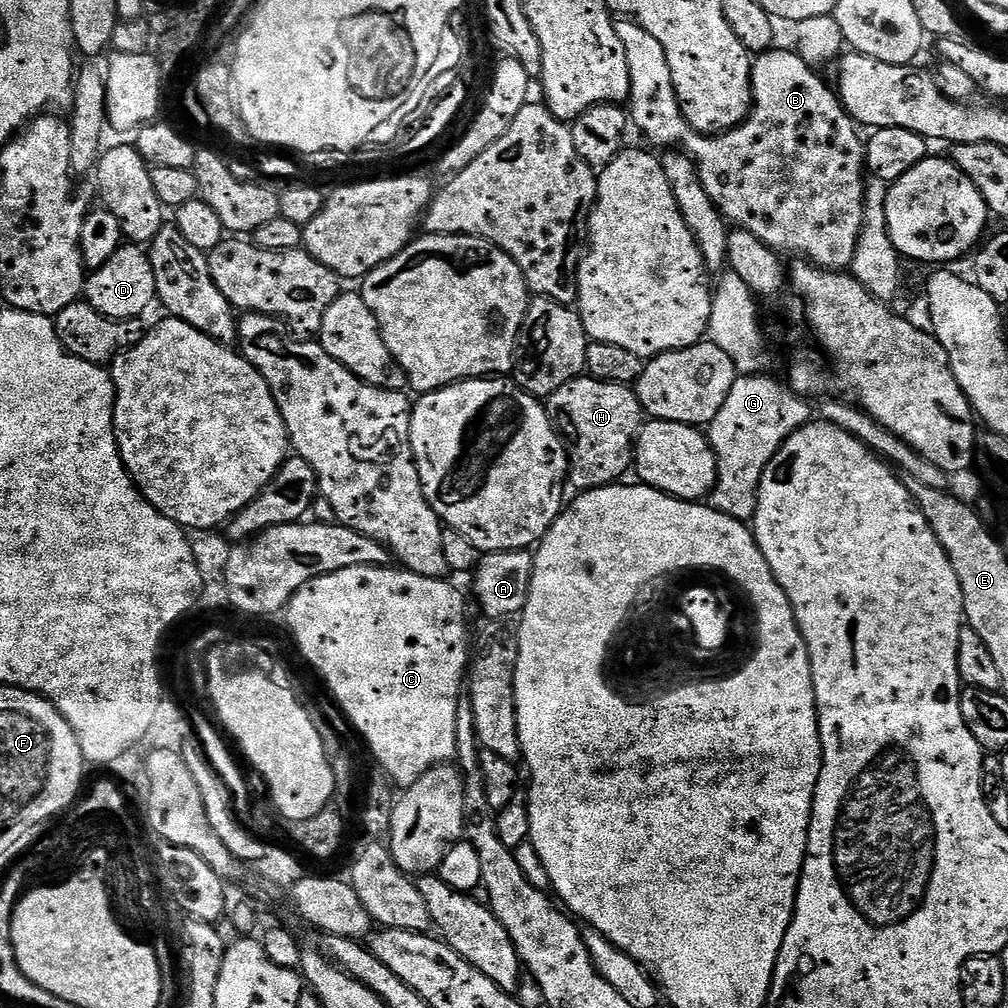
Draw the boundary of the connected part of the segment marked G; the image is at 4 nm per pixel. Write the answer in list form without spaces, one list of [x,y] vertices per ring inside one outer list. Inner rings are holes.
[[[737,375],[730,394],[726,394],[726,402],[722,402],[722,410],[706,428],[716,455],[716,487],[710,493],[710,507],[735,520],[748,522],[756,515],[758,490],[766,466],[786,440],[814,416],[803,395],[770,377]]]

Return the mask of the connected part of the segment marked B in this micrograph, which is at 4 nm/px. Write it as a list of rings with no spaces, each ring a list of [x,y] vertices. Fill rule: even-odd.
[[[620,18],[615,21],[616,33],[622,41],[622,46],[626,50],[626,66],[630,66],[630,94],[626,101],[626,111],[630,117],[630,124],[633,129],[637,128],[656,150],[679,150],[693,160],[696,164],[698,174],[702,178],[702,186],[706,186],[706,194],[718,206],[718,210],[724,215],[729,225],[737,228],[744,228],[754,238],[766,242],[766,246],[777,254],[785,257],[796,256],[797,261],[807,262],[817,268],[825,270],[848,270],[852,267],[852,259],[855,256],[855,247],[858,246],[859,234],[863,226],[863,204],[864,186],[866,179],[866,144],[856,131],[858,125],[849,116],[846,109],[840,104],[839,95],[831,87],[824,85],[824,80],[820,77],[821,73],[815,68],[811,68],[802,60],[795,50],[789,52],[776,52],[769,50],[761,52],[752,62],[752,110],[739,126],[732,131],[723,133],[719,136],[704,136],[700,132],[695,132],[684,120],[684,115],[680,112],[680,105],[676,103],[676,91],[674,82],[670,78],[670,62],[666,62],[666,50],[654,39],[652,35],[642,30],[634,20]]]

